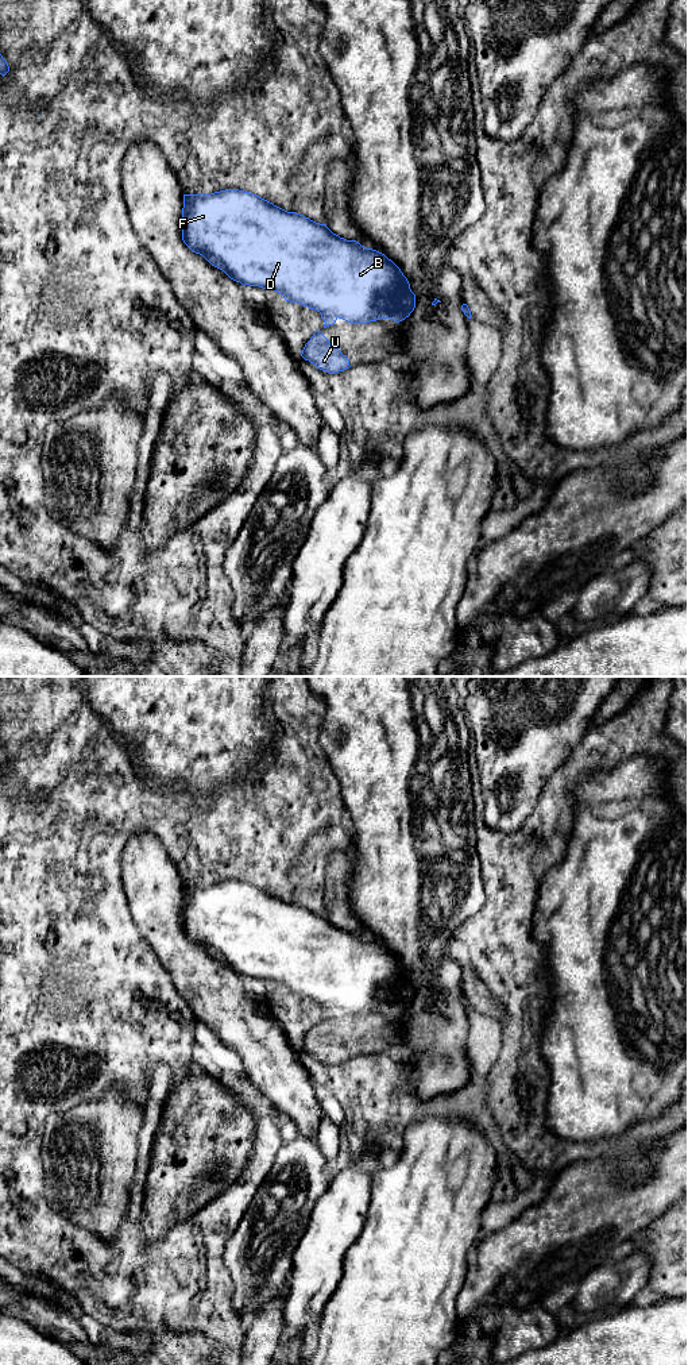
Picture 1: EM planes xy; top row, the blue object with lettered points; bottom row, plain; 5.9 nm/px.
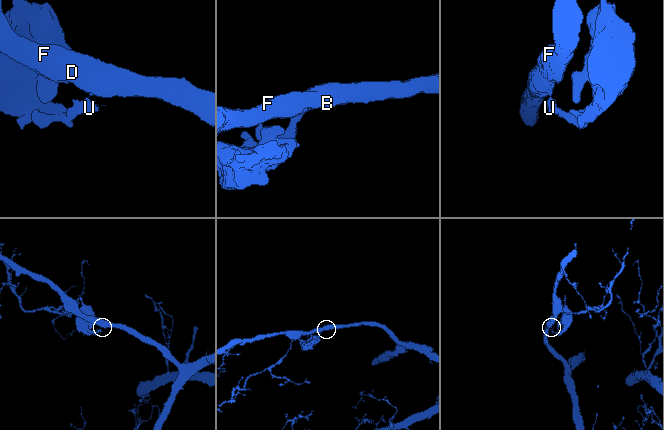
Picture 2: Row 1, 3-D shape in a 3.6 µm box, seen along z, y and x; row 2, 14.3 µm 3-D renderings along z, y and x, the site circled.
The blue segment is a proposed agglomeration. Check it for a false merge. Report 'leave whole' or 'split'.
split

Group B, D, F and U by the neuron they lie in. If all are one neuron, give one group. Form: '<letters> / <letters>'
B D F / U

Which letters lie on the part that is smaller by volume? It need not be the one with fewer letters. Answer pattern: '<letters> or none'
U

